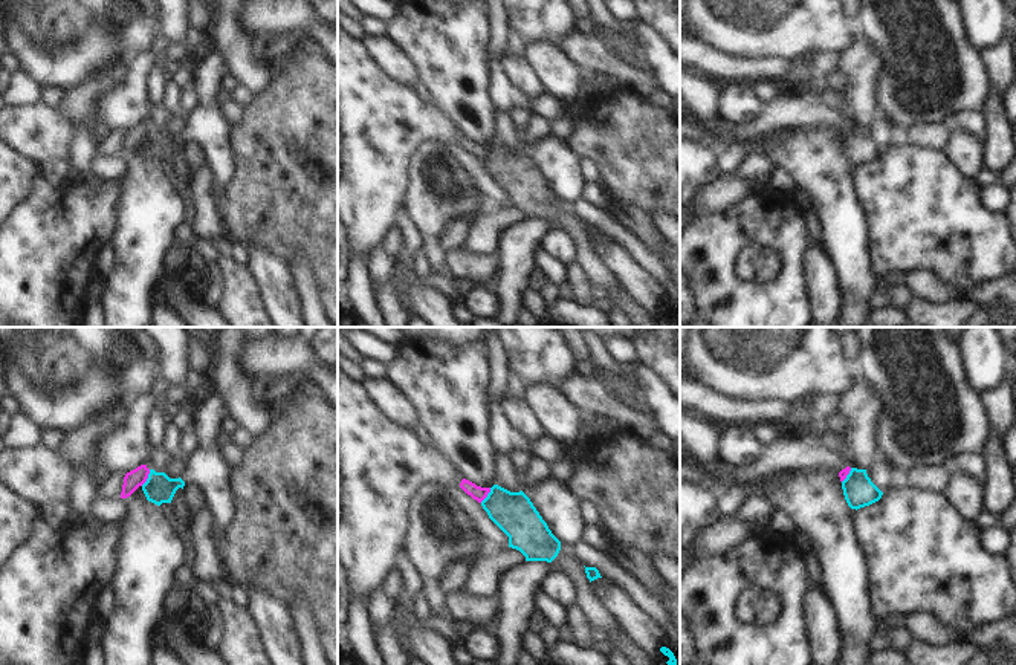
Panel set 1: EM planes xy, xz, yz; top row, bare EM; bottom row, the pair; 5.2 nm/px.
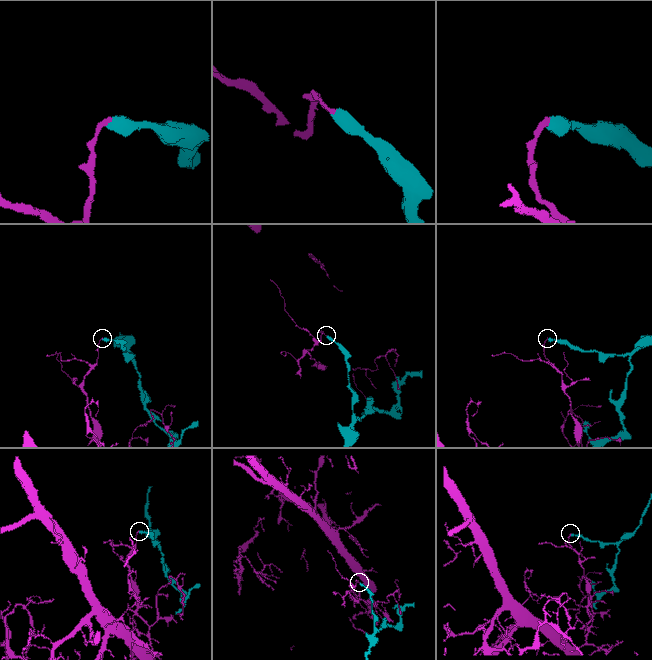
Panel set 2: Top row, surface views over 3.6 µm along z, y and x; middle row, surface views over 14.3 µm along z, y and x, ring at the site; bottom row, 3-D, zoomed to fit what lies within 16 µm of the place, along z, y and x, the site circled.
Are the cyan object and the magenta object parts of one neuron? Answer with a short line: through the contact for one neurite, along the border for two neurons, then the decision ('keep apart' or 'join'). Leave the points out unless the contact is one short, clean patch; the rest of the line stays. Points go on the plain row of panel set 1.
line xy (150, 127), (141, 142); keep apart

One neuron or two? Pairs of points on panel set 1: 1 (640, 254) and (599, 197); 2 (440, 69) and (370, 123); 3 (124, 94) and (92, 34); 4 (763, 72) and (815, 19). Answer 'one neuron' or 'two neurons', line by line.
1: two neurons
2: two neurons
3: two neurons
4: two neurons

